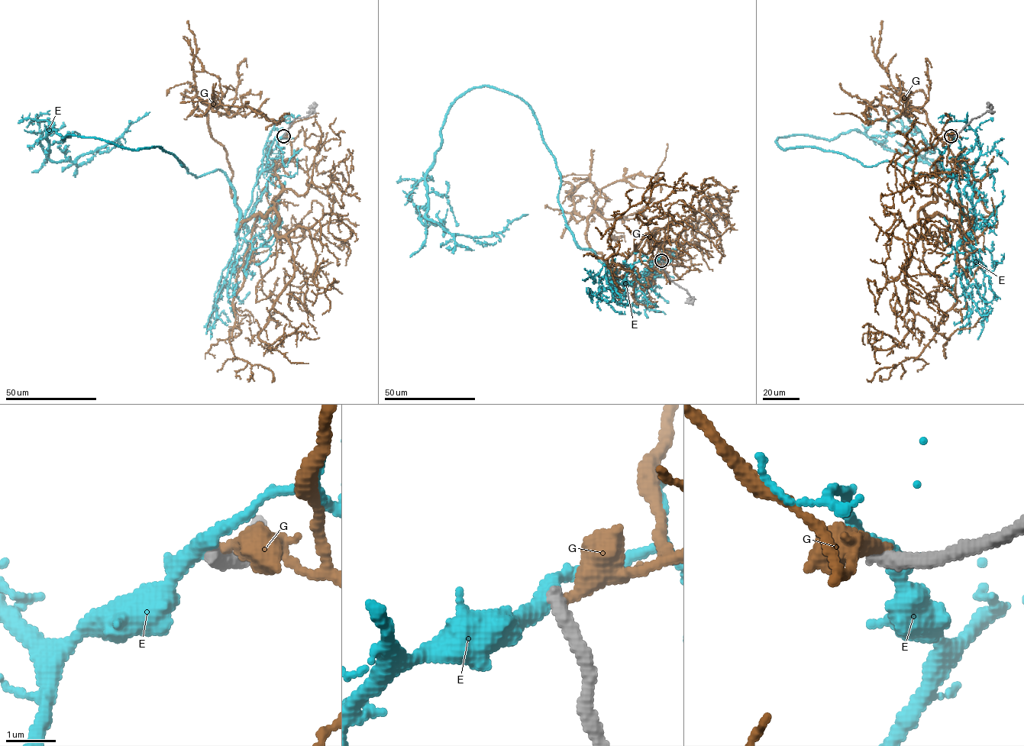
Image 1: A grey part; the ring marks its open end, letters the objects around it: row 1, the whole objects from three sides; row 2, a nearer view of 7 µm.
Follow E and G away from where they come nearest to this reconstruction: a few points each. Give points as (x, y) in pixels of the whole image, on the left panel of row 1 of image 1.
E: (282, 136), (237, 233), (221, 170), (197, 177), (161, 147), (55, 130), (47, 157), (73, 162), (150, 112)
G: (283, 136), (292, 161), (276, 169), (273, 207), (240, 221), (208, 109), (247, 106), (276, 122), (289, 113)

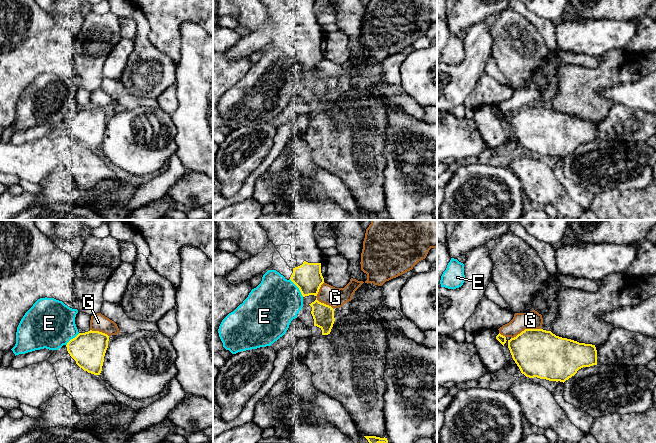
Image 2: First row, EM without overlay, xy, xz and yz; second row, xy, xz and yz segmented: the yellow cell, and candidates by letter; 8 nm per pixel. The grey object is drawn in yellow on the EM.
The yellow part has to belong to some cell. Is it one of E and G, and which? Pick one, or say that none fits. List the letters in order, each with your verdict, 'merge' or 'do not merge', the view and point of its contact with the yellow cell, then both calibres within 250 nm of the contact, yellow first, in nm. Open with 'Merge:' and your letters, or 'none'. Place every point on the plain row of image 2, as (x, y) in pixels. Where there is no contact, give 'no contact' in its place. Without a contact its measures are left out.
Merge: none
E: do not merge | xz (298, 63) | 220/400 nm
G: do not merge | xz (316, 74) | 170/160 nm

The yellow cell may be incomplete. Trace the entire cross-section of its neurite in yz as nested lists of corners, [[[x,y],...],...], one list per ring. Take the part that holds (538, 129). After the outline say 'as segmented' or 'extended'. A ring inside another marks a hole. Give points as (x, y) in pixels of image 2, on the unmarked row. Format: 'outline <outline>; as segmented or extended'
outline [[[525,105],[508,116],[522,150],[529,154],[565,158],[583,143],[597,141],[595,121],[556,112],[543,105]]]; as segmented

